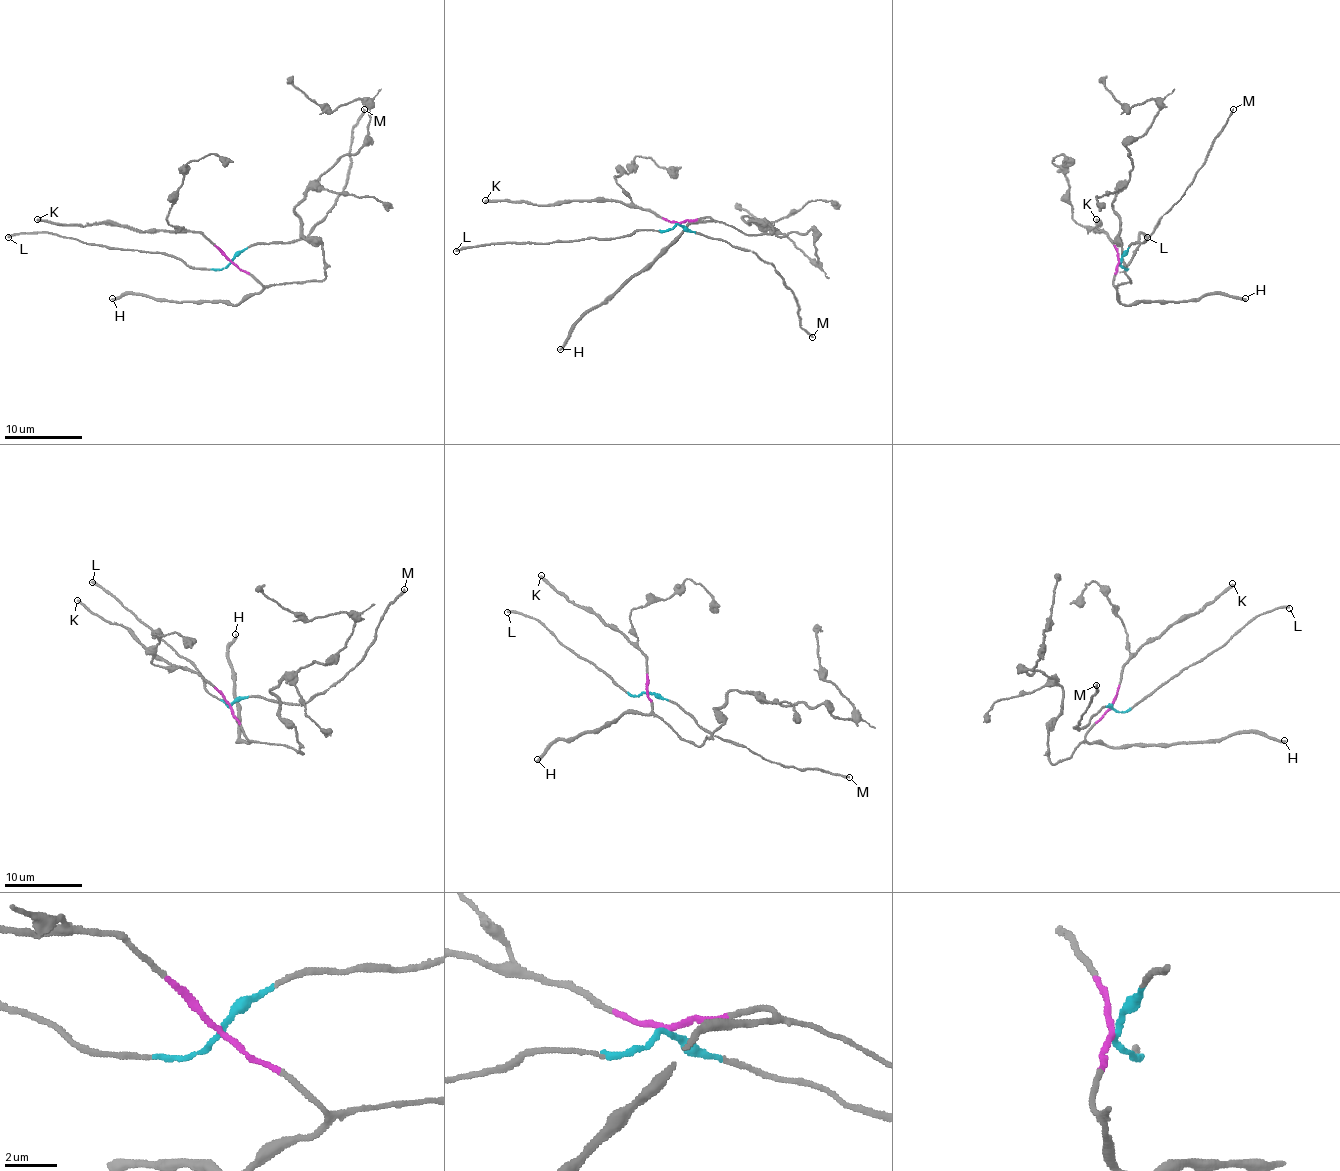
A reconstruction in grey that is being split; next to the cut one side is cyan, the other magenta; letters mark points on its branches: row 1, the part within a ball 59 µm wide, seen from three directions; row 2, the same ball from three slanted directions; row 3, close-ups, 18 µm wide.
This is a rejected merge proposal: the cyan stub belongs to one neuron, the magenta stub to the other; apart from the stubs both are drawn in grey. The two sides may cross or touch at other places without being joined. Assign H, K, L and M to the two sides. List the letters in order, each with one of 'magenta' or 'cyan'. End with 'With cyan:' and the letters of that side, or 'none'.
H: magenta
K: magenta
L: cyan
M: cyan
With cyan: L, M

